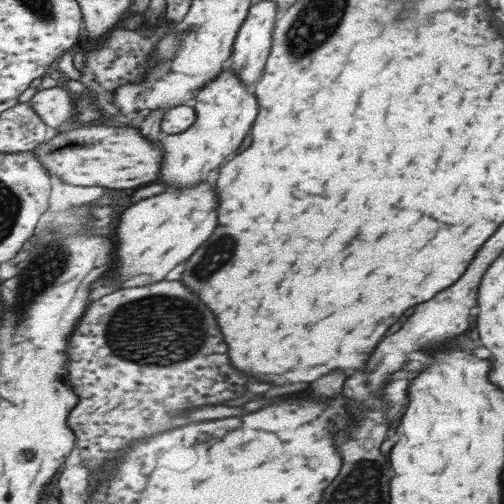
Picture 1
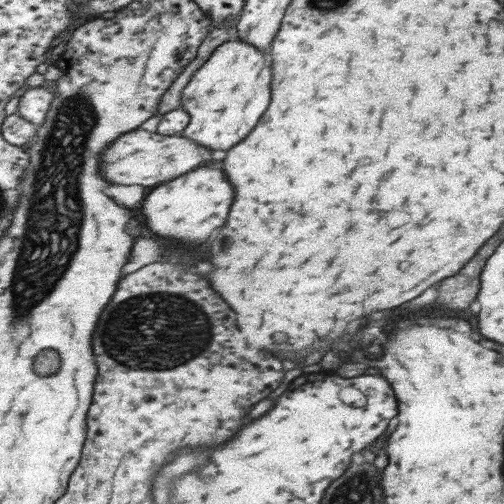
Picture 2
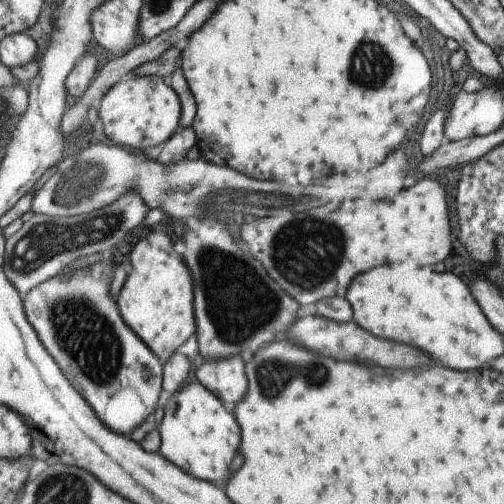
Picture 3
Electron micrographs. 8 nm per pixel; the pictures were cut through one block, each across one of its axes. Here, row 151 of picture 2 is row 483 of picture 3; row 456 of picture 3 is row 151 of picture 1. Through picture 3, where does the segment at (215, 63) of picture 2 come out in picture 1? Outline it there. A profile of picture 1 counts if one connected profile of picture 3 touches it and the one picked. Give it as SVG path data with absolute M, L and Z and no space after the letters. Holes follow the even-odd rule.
M229 66L223 68L215 80L209 80L193 94L193 110L195 110L195 122L179 134L165 136L161 142L161 168L157 176L157 184L165 182L171 184L171 190L181 188L193 188L199 182L205 182L207 174L221 168L221 162L235 152L235 148L241 144L241 138L245 138L247 130L255 122L255 114L259 110L255 94L247 92L247 86L235 70L229 70Z

